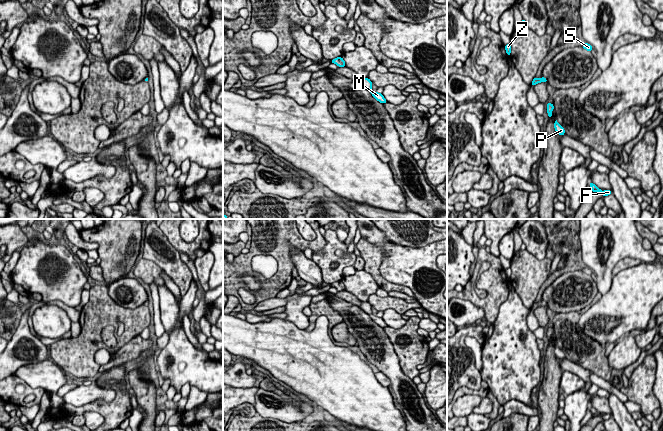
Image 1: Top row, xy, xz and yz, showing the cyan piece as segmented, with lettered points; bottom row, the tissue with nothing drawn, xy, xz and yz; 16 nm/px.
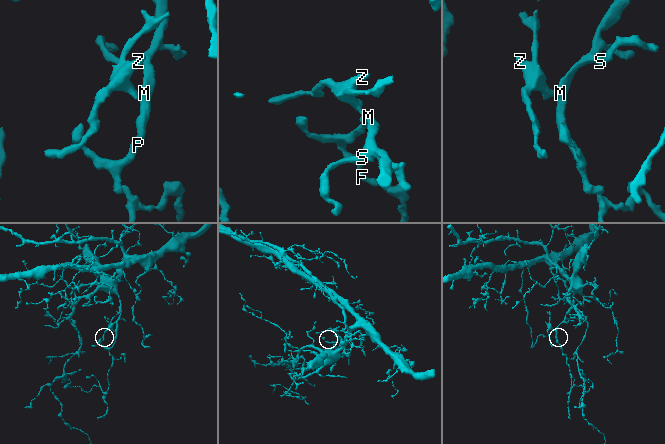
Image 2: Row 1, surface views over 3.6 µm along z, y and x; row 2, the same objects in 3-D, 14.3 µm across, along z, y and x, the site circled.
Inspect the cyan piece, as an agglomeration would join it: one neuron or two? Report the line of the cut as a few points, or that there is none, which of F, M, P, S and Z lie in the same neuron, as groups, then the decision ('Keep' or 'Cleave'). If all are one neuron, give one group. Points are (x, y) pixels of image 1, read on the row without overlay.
No split. Groups: F M P S Z. Keep

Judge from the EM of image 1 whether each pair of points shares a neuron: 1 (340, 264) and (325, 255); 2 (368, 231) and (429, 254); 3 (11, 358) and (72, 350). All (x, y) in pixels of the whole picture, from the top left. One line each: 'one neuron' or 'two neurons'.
1: one neuron
2: one neuron
3: two neurons

